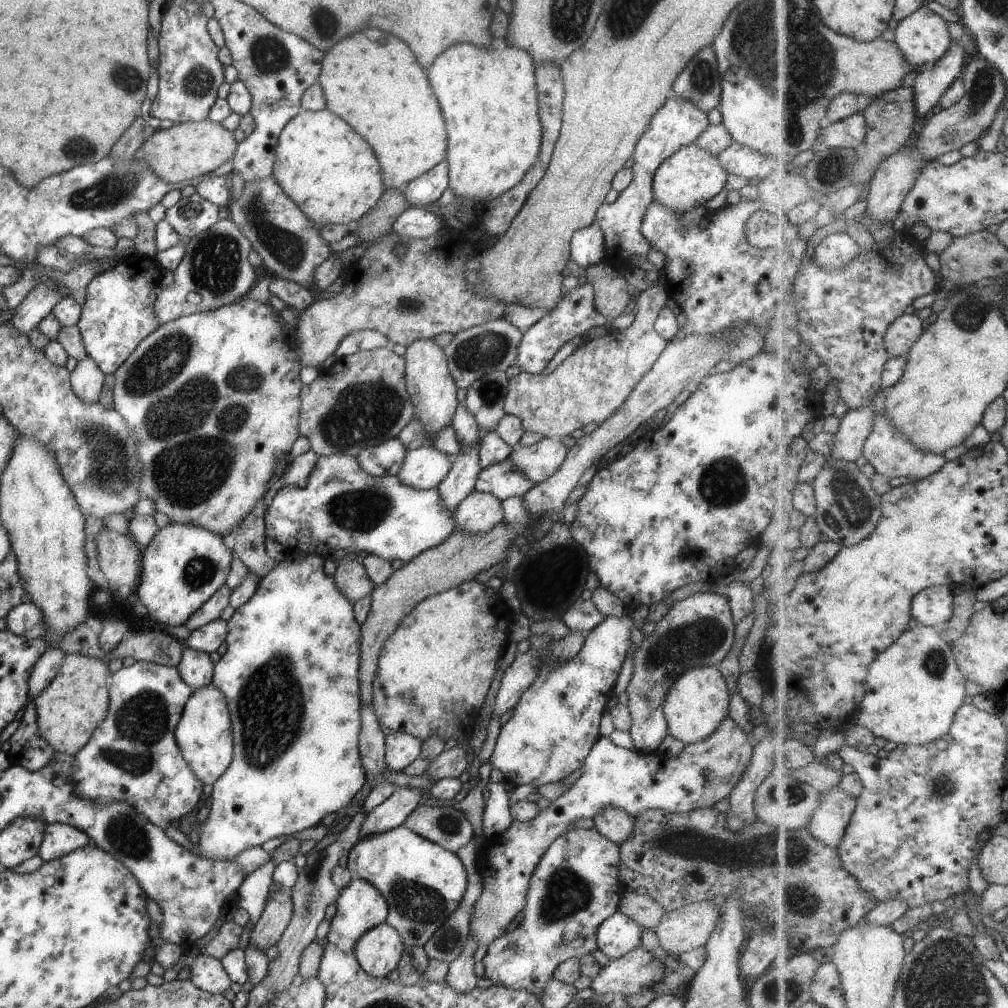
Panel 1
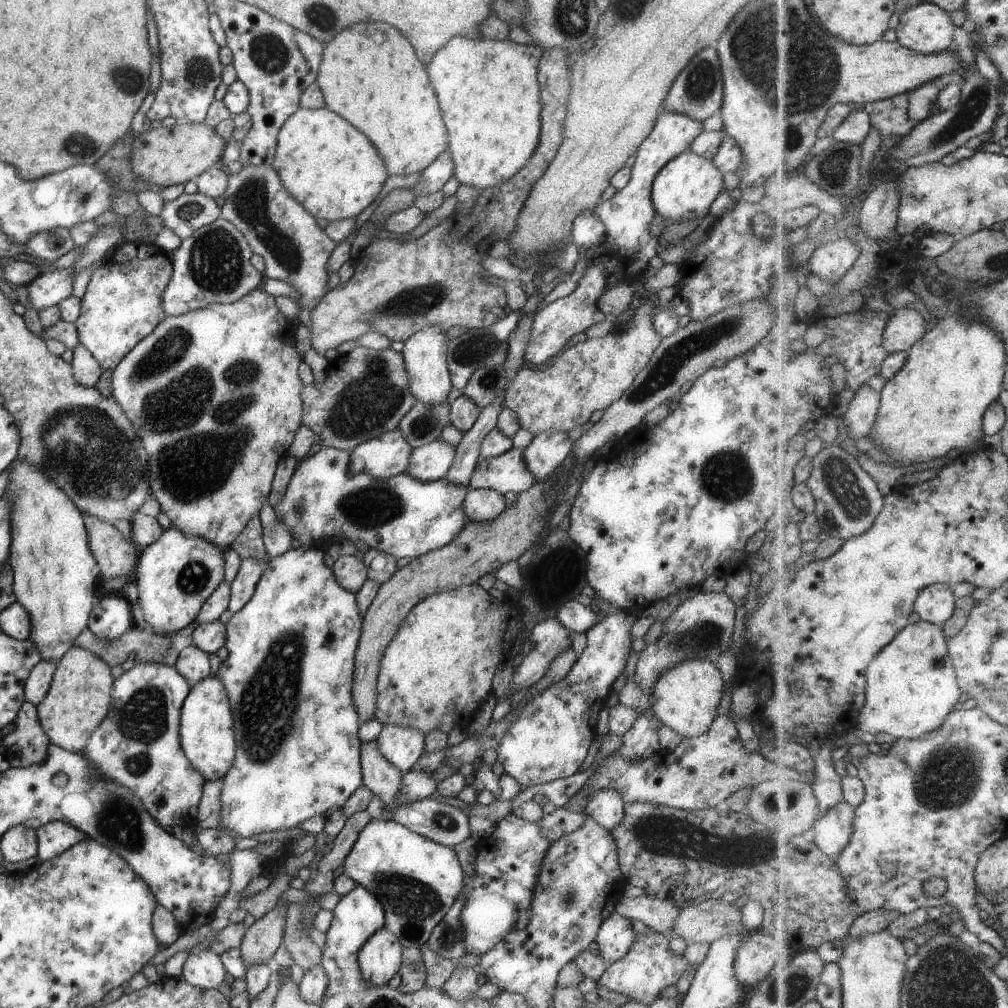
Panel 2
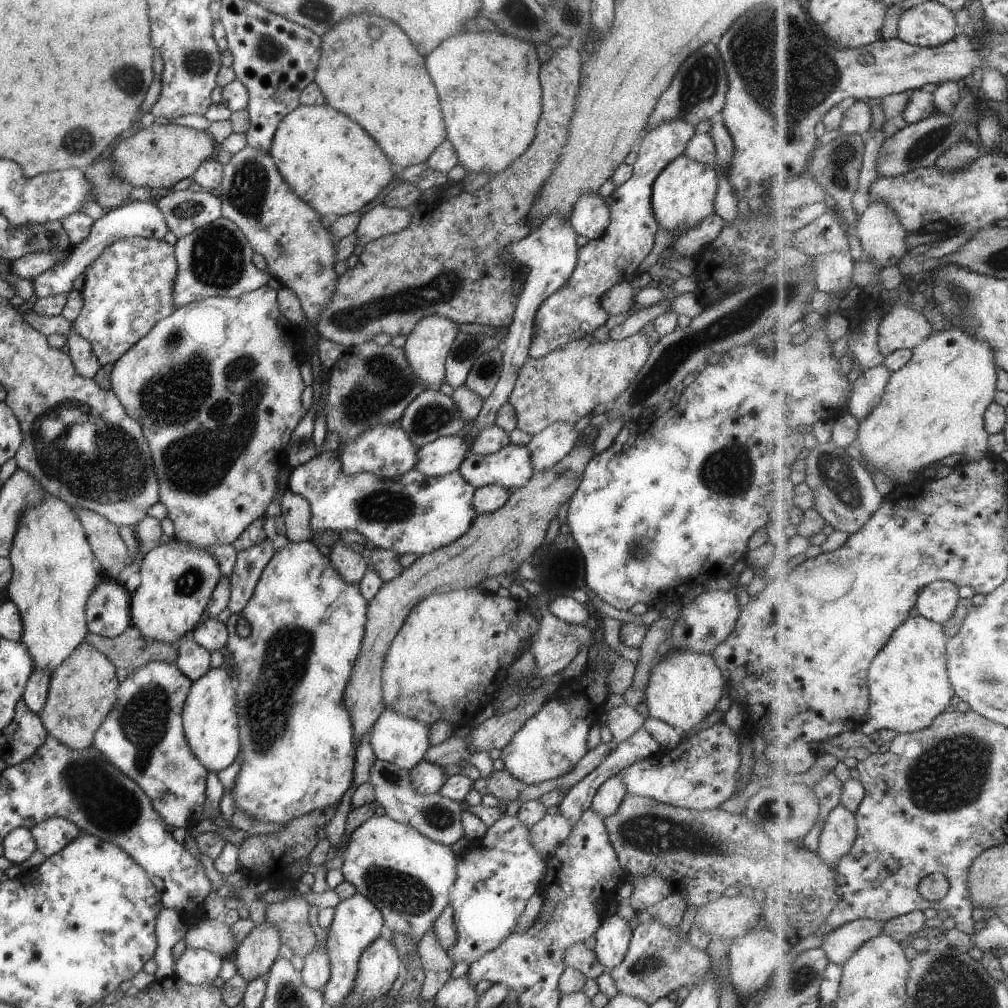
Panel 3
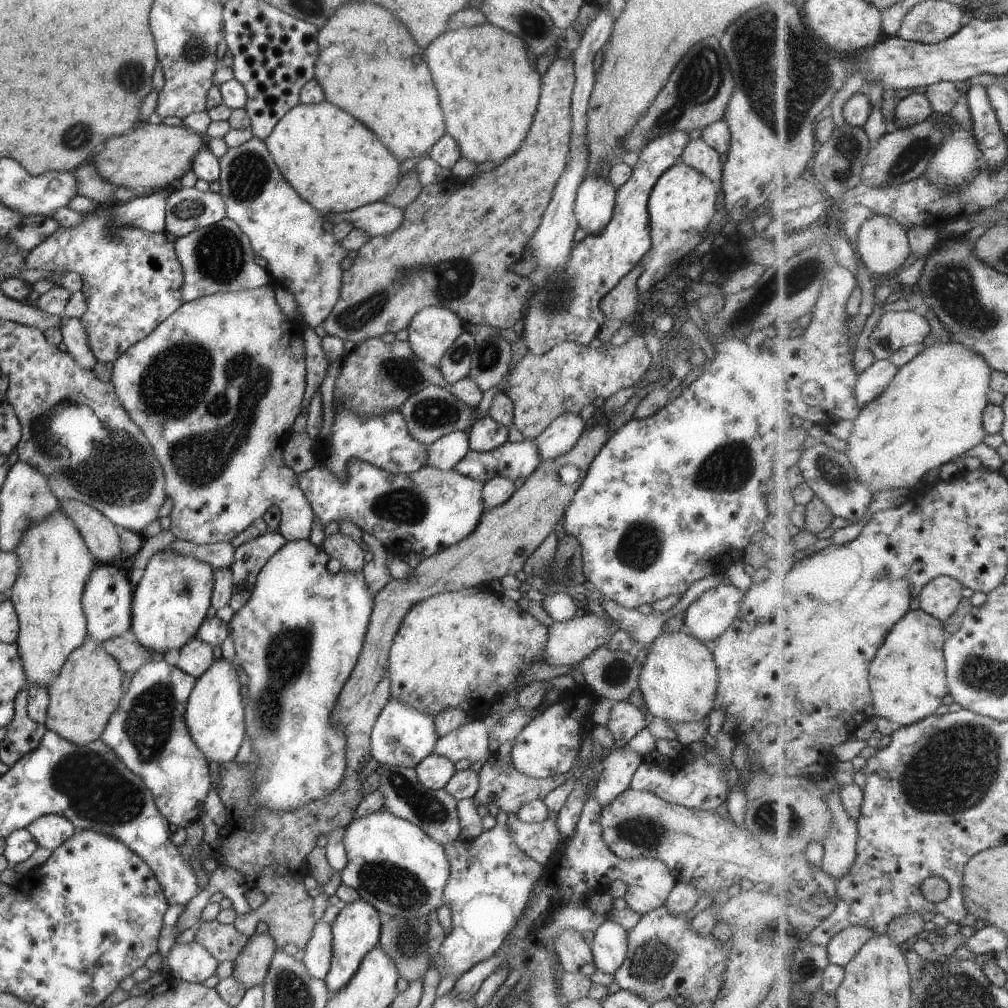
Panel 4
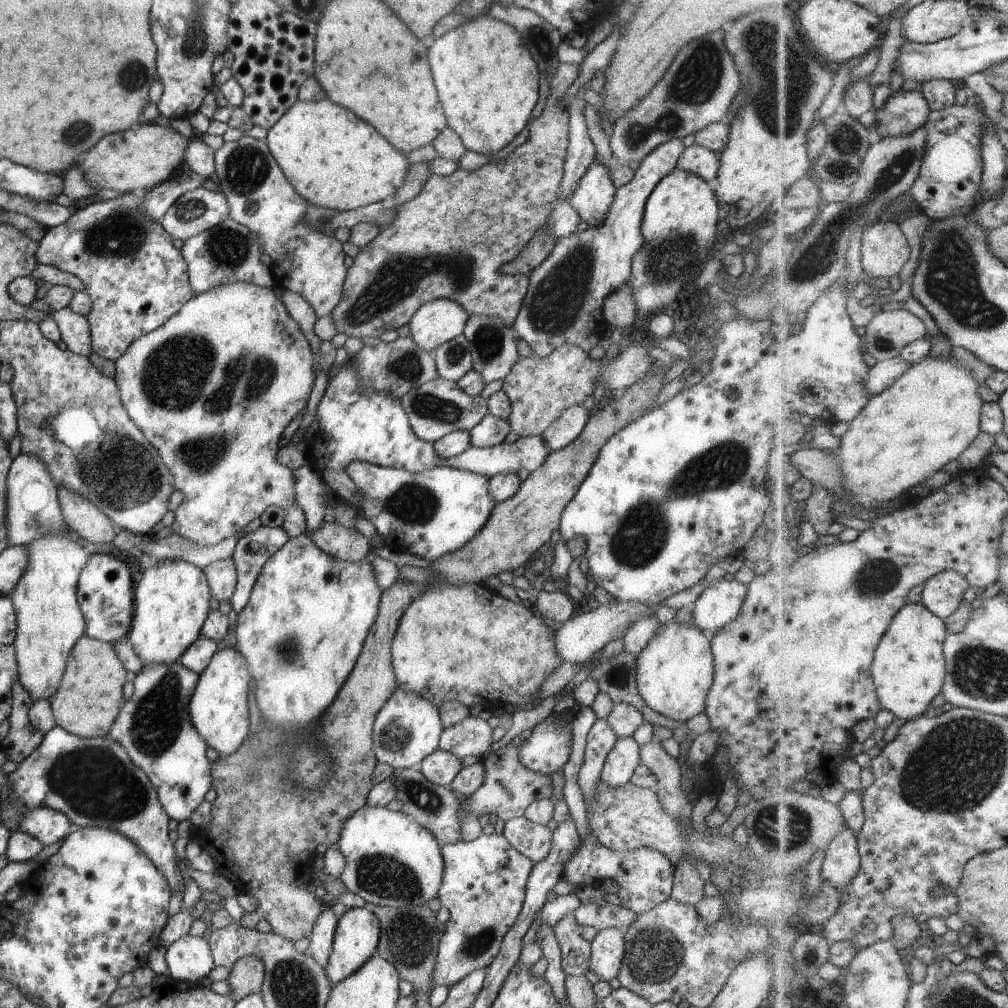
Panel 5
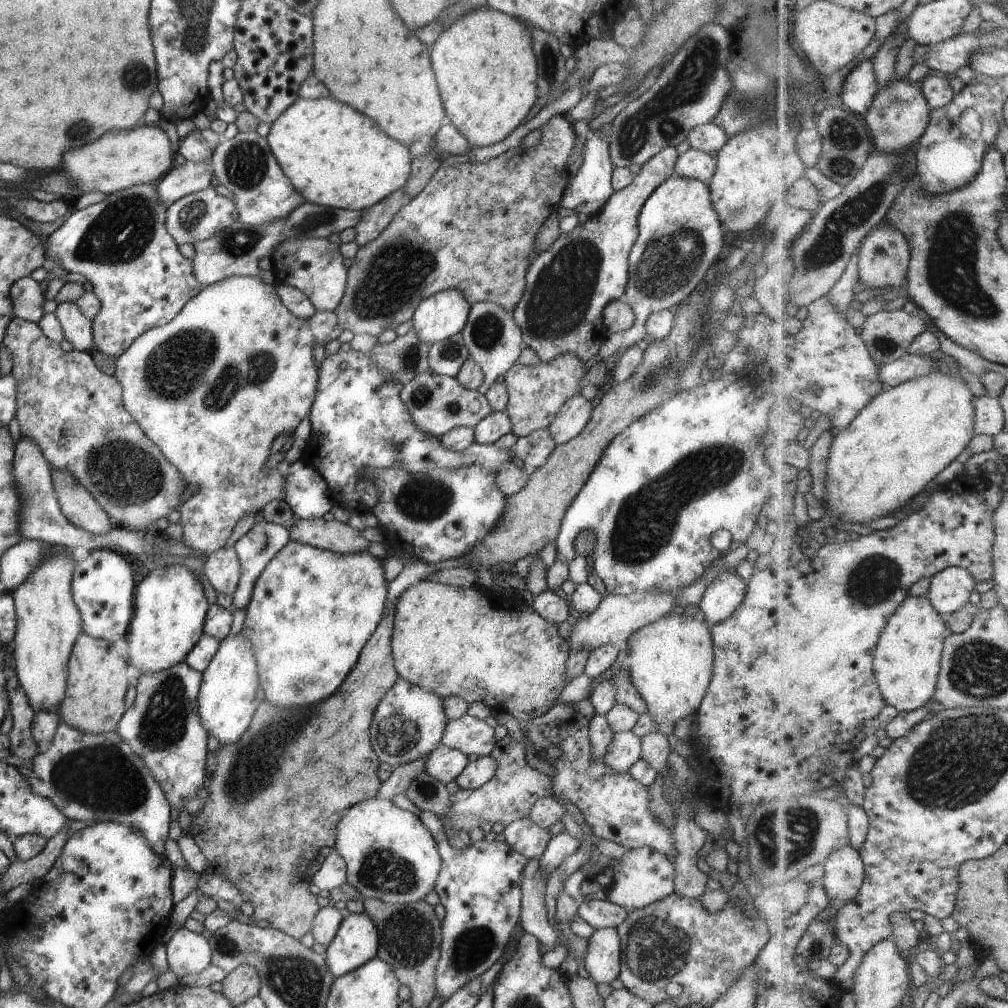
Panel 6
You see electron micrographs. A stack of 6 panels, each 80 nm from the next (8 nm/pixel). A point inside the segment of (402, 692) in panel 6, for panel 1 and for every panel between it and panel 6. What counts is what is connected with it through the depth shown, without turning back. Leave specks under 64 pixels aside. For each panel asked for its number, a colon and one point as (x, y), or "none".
1: (400, 749)
2: (401, 746)
3: (398, 739)
4: (401, 736)
5: (406, 728)

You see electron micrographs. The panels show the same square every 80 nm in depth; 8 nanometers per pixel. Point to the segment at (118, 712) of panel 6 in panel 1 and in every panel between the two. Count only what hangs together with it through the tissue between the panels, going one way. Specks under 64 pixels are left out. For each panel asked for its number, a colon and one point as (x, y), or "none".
1: (73, 704)
2: (78, 697)
3: (82, 689)
4: (86, 690)
5: (88, 698)

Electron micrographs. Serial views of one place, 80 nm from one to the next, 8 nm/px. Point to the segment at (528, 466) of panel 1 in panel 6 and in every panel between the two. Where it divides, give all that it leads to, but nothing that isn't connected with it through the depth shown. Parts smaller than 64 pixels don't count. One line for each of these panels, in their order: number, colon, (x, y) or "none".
2: (547, 450)
3: (546, 447)
4: (559, 435)
5: (562, 430)
6: (573, 414)

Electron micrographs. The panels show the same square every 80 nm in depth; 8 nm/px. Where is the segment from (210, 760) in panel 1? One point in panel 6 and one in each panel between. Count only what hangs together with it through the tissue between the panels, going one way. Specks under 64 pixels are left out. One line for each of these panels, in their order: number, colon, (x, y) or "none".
2: (206, 734)
3: (209, 720)
4: (214, 712)
5: (217, 708)
6: (226, 701)

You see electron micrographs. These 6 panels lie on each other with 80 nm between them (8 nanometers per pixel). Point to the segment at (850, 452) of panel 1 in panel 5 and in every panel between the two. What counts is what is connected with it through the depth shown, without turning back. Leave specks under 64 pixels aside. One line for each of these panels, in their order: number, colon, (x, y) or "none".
2: (862, 413)
3: (867, 393)
4: (873, 382)
5: (882, 376)

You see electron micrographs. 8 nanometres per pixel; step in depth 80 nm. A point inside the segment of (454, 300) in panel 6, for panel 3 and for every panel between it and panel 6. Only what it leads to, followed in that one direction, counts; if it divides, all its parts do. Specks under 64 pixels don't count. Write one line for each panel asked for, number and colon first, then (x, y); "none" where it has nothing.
3: (426, 345)
4: (430, 331)
5: (436, 321)

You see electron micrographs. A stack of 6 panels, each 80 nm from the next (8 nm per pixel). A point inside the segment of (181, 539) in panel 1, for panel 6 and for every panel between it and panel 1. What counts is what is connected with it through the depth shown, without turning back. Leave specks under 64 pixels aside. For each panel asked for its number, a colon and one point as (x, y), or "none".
2: (175, 574)
3: (176, 581)
4: (170, 601)
5: (170, 602)
6: (169, 608)

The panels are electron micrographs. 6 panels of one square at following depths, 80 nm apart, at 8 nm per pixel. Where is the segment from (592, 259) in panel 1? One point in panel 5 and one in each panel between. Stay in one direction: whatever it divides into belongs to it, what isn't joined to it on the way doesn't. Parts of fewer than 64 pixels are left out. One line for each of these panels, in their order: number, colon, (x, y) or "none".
2: (587, 230)
3: (589, 215)
4: (594, 198)
5: (591, 198)

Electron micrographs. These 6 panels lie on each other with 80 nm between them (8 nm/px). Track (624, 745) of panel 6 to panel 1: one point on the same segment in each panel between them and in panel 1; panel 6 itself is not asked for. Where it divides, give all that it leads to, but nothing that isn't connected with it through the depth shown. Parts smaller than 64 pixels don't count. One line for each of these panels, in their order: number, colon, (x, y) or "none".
1: (613, 823)
2: (606, 808)
3: (609, 793)
4: (618, 766)
5: (620, 761)

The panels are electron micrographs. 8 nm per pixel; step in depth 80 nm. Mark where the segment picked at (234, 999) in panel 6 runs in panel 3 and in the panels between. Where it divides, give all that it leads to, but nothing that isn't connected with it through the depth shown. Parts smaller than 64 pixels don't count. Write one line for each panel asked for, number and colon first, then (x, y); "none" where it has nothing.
3: (253, 956)
4: (249, 967)
5: (245, 976)

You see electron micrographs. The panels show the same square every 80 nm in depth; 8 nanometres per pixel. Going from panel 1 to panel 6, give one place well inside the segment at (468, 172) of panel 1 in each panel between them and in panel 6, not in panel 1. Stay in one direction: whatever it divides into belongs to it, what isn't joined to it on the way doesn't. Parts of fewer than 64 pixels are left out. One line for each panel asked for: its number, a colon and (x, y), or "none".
2: (488, 93)
3: (488, 85)
4: (488, 85)
5: (486, 80)
6: (486, 71)

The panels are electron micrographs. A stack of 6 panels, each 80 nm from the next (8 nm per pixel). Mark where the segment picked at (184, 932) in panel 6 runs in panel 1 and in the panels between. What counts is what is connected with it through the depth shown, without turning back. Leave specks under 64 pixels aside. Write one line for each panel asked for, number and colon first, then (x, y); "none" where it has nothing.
1: (205, 972)
2: (204, 970)
3: (196, 966)
4: (190, 962)
5: (188, 958)

